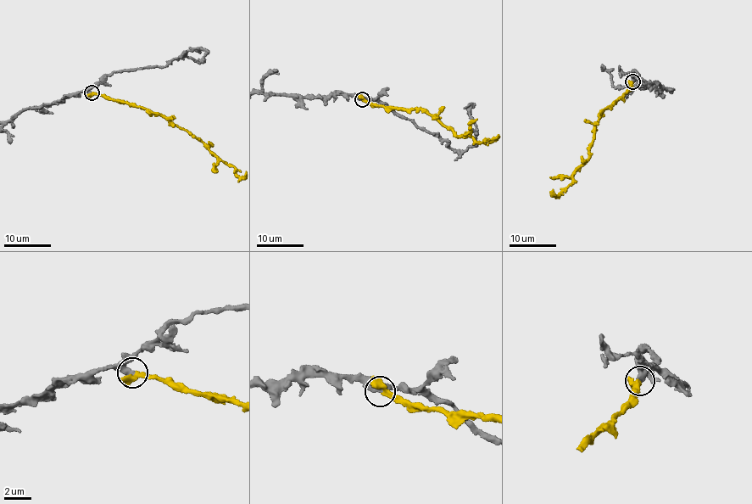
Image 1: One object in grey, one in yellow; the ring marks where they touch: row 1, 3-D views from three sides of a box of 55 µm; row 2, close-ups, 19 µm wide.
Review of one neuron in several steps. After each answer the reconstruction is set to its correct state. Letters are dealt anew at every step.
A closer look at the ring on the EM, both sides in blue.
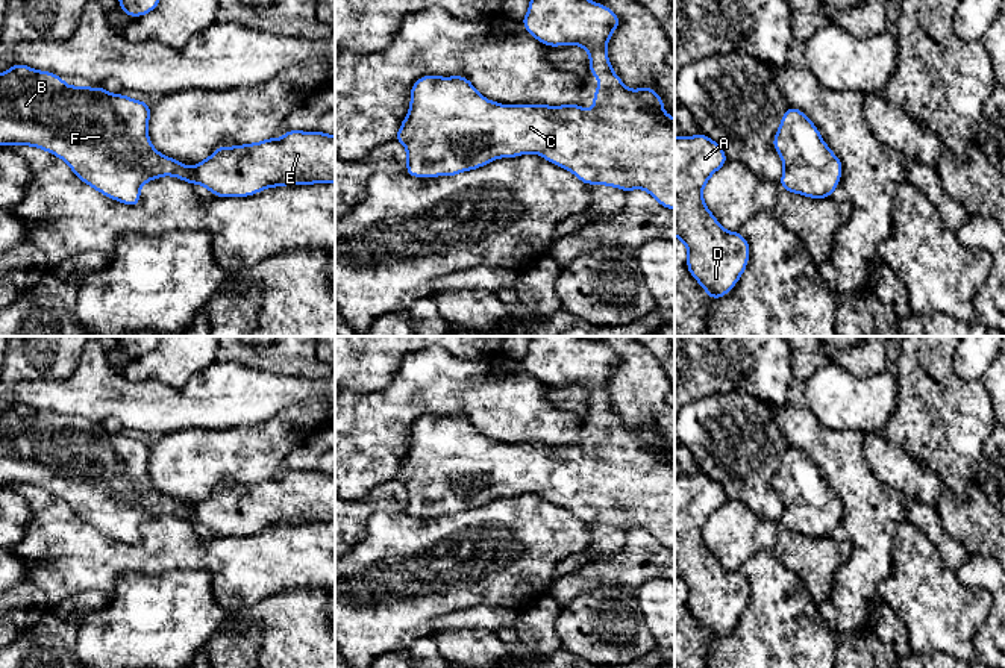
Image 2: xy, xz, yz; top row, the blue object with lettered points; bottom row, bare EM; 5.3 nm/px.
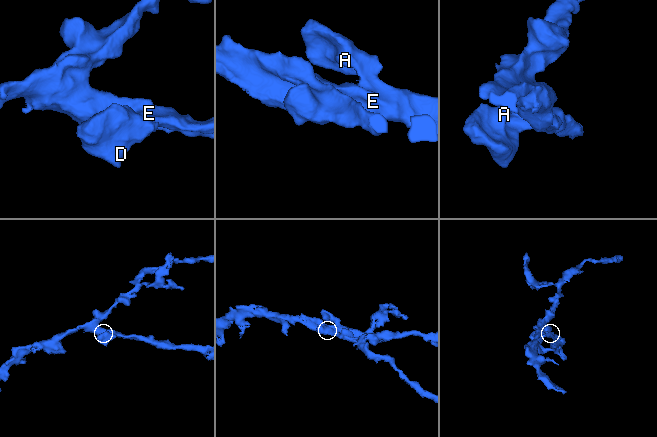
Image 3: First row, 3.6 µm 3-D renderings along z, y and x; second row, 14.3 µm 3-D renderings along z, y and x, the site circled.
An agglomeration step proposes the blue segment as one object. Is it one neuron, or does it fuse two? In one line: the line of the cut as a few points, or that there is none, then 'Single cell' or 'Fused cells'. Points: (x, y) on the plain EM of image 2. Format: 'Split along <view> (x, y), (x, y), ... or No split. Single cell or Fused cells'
No split. Single cell

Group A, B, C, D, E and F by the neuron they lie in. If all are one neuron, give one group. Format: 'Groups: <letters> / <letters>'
Groups: A B C D E F

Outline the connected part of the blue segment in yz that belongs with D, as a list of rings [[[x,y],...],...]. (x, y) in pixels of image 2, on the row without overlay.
[[[706,474],[675,476],[675,576],[688,588],[687,607],[711,641],[725,636],[746,609],[750,586],[738,571],[725,570],[706,547],[702,530],[708,518],[728,501],[725,489]]]

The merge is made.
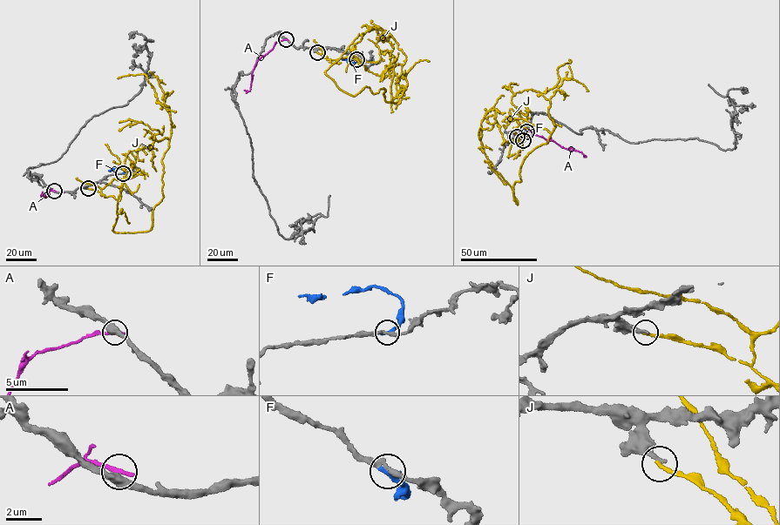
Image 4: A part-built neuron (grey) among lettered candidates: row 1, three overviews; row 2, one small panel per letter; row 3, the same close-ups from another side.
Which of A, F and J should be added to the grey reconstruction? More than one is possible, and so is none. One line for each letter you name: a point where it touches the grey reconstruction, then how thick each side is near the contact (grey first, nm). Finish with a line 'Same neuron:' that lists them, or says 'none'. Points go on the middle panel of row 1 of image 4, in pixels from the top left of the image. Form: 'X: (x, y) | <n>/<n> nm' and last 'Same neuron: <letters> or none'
Same neuron: none

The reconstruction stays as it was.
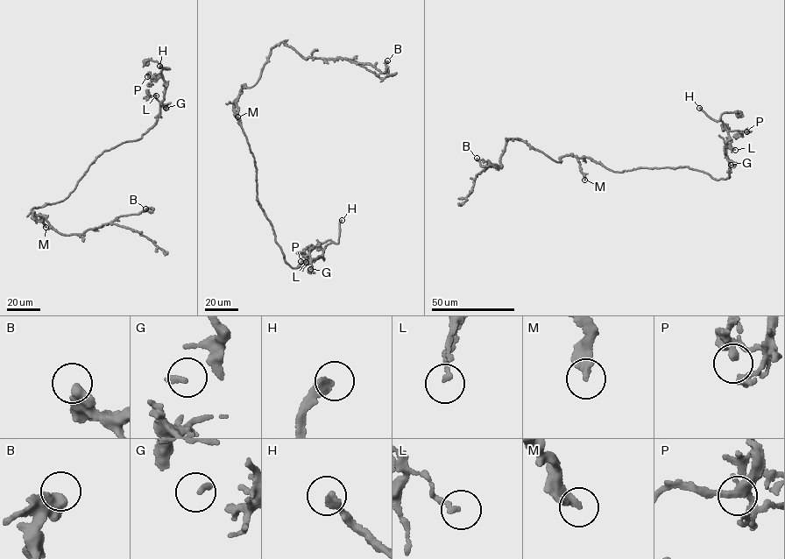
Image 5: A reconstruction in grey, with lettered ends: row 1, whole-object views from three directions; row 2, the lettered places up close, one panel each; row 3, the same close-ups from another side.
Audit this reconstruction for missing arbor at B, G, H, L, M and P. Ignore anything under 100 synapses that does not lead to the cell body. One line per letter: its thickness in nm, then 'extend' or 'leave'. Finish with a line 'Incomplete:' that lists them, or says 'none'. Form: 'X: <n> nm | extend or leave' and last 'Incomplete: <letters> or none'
B: 480 nm | leave
G: 200 nm | leave
H: 320 nm | extend
L: 180 nm | leave
M: 380 nm | leave
P: 200 nm | leave
Incomplete: H

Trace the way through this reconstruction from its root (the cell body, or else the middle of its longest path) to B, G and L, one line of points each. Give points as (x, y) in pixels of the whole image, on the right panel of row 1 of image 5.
B: (605, 168), (583, 156), (557, 162), (516, 138), (506, 141), (500, 167), (477, 158)
G: (605, 168), (622, 172), (641, 167), (685, 166), (718, 180), (729, 177), (728, 159), (734, 162), (731, 165)
L: (605, 168), (622, 172), (641, 167), (685, 166), (717, 180), (725, 179), (730, 167), (725, 148), (735, 150)

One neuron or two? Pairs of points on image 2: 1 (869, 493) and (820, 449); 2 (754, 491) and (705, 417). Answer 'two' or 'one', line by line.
1: one
2: one

